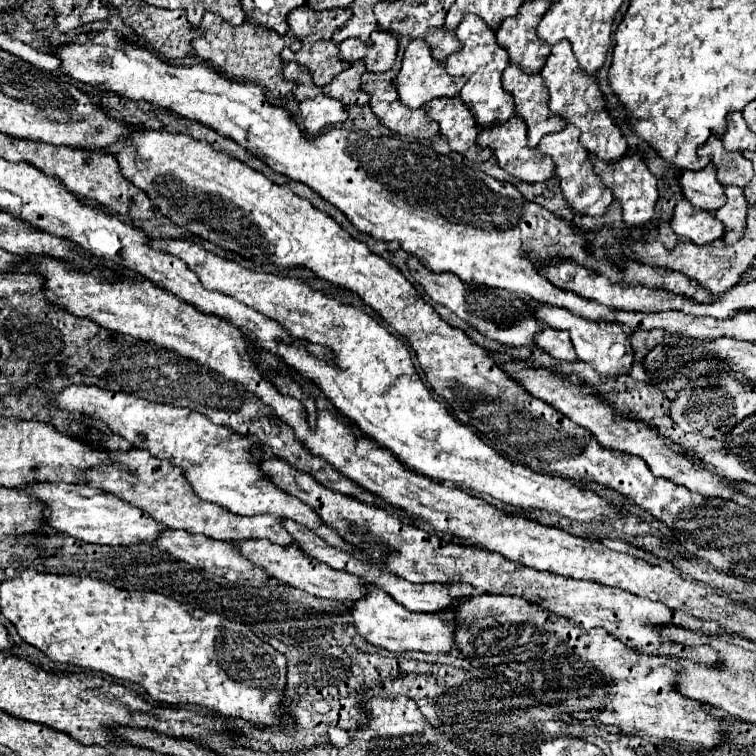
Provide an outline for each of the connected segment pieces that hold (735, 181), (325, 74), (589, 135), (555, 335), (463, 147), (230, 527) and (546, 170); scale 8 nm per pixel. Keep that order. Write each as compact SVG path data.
M712 136L708 146L700 148L700 156L708 156L718 170L718 178L724 186L744 188L752 180L752 162L748 162L742 152L726 152L722 140Z
M300 6L296 10L292 10L288 14L288 26L290 26L290 32L302 42L302 48L298 52L294 52L292 60L300 62L302 66L306 66L312 74L312 80L316 86L326 86L336 74L340 74L342 70L346 70L350 64L340 60L338 58L338 46L330 42L330 36L348 22L350 18L350 10L348 8L336 8L336 10L324 10L324 12L316 12L316 10L310 10L306 6Z
M558 42L552 46L552 52L540 72L544 78L544 86L548 88L548 94L550 94L548 108L556 116L564 118L568 124L576 126L582 132L580 144L584 144L584 148L590 154L596 154L606 162L616 162L626 154L626 140L622 138L620 128L614 124L614 120L606 114L602 106L602 94L598 90L596 76L582 74L576 64L578 62L574 58L570 42Z
M546 326L536 336L536 344L556 360L566 360L566 362L578 360L576 352L574 352L574 346L570 342L568 330L554 330L554 328Z
M436 98L424 104L426 114L440 124L440 134L448 140L450 150L466 156L472 162L486 162L492 152L476 146L478 126L472 112L456 98Z
M132 448L126 452L106 450L106 454L112 462L120 466L110 466L108 470L100 470L100 468L84 470L86 482L100 490L108 490L120 500L144 510L144 514L152 514L152 518L156 518L156 522L164 524L166 528L180 528L194 534L206 534L216 540L268 538L270 542L280 544L280 546L292 544L292 536L284 530L284 526L274 516L260 514L260 516L244 518L240 514L232 514L230 510L224 510L222 506L196 498L196 494L192 492L190 484L184 480L182 470L178 466L158 460L146 450L140 450L140 448Z
M512 116L502 126L482 130L482 146L492 148L500 168L504 168L508 174L512 174L514 178L518 178L522 182L528 182L528 184L546 182L554 172L554 164L550 158L546 158L540 150L532 150L526 146L526 126L524 126L524 120L520 120L518 116Z

